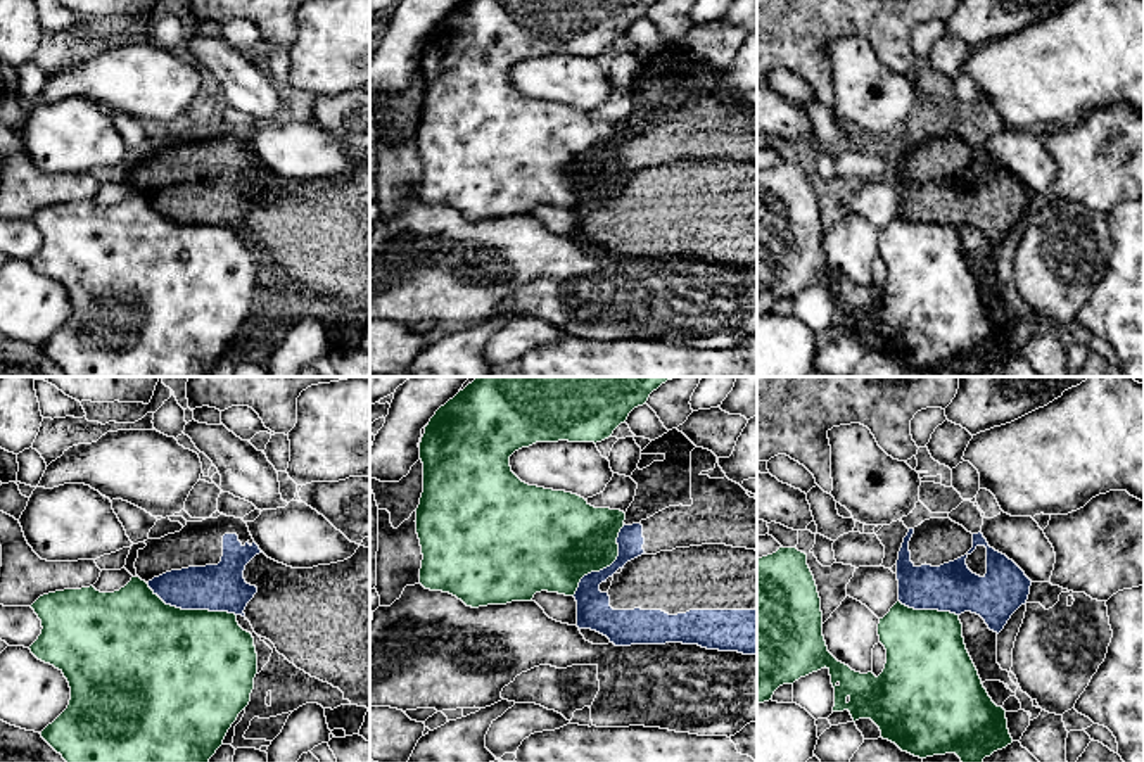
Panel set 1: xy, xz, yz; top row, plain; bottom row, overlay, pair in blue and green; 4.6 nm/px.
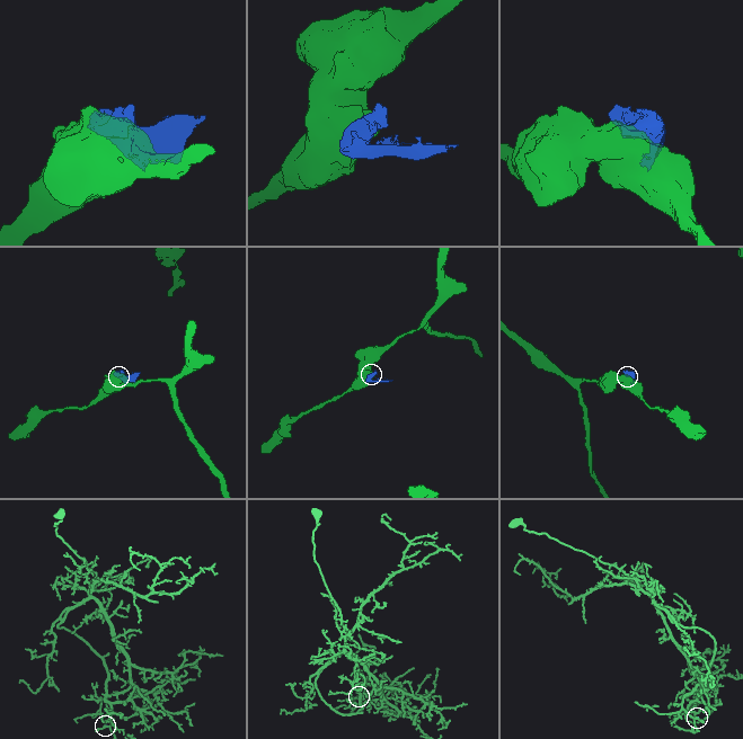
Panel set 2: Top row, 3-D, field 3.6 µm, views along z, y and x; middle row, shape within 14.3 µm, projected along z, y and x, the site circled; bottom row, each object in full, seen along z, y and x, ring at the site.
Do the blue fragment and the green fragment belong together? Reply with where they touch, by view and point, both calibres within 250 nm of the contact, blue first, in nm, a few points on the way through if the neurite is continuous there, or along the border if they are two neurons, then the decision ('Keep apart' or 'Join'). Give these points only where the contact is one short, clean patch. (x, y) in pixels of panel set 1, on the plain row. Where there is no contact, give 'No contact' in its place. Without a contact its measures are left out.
Touches blue at xy (190, 222). Thickness 220 nm (blue) against 500 nm. Keep apart

